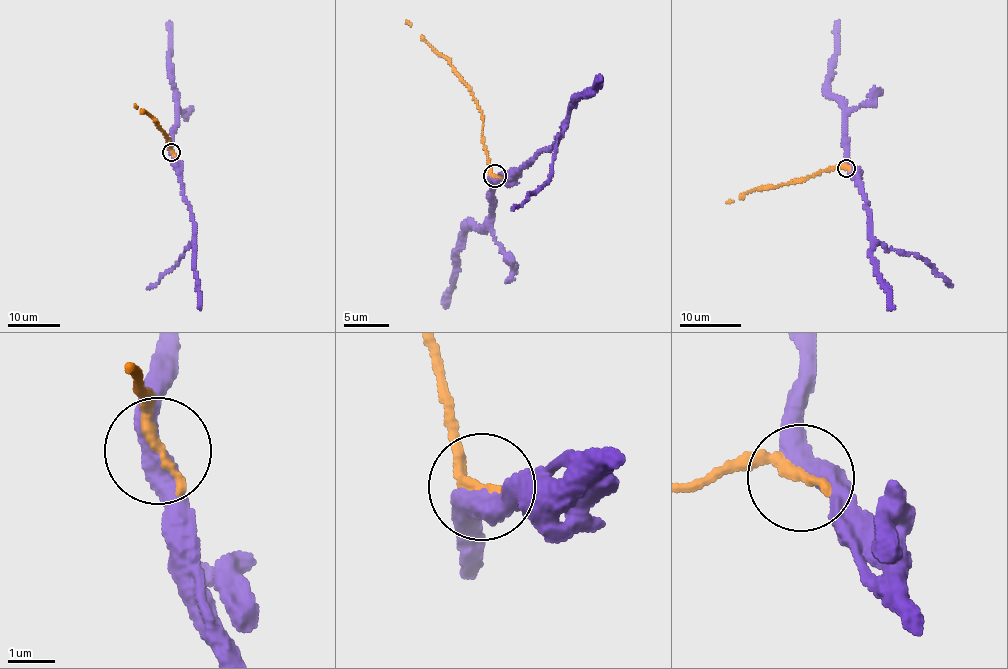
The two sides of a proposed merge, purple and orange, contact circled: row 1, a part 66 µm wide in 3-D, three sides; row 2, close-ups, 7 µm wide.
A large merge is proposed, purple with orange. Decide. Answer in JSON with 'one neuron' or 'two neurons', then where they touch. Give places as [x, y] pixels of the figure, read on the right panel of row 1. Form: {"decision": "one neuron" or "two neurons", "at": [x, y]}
{"decision": "one neuron", "at": [846, 168]}

